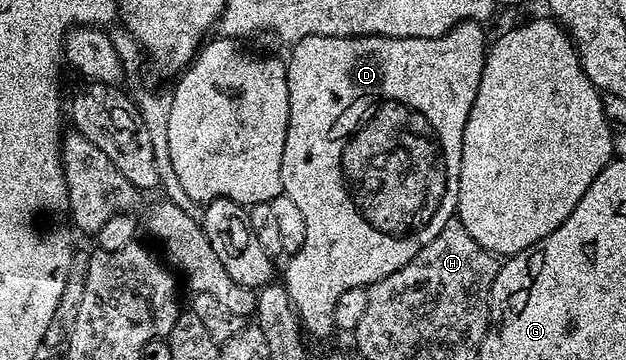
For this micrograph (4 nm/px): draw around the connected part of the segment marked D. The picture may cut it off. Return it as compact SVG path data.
M461 21L451 31L438 37L419 39L418 37L328 37L327 35L311 35L307 39L292 42L293 58L288 58L287 95L289 96L289 122L287 123L287 139L283 143L283 167L281 168L281 188L284 196L290 197L303 214L305 238L301 246L292 254L289 266L285 269L283 286L293 303L301 320L301 327L306 334L313 337L334 336L333 312L335 303L339 303L339 295L343 291L351 291L351 287L364 289L374 285L379 279L391 275L391 271L399 271L449 221L454 220L459 195L459 171L463 155L463 127L467 115L471 115L471 107L475 103L475 95L479 95L479 79L483 79L487 40L486 26L479 21Z

